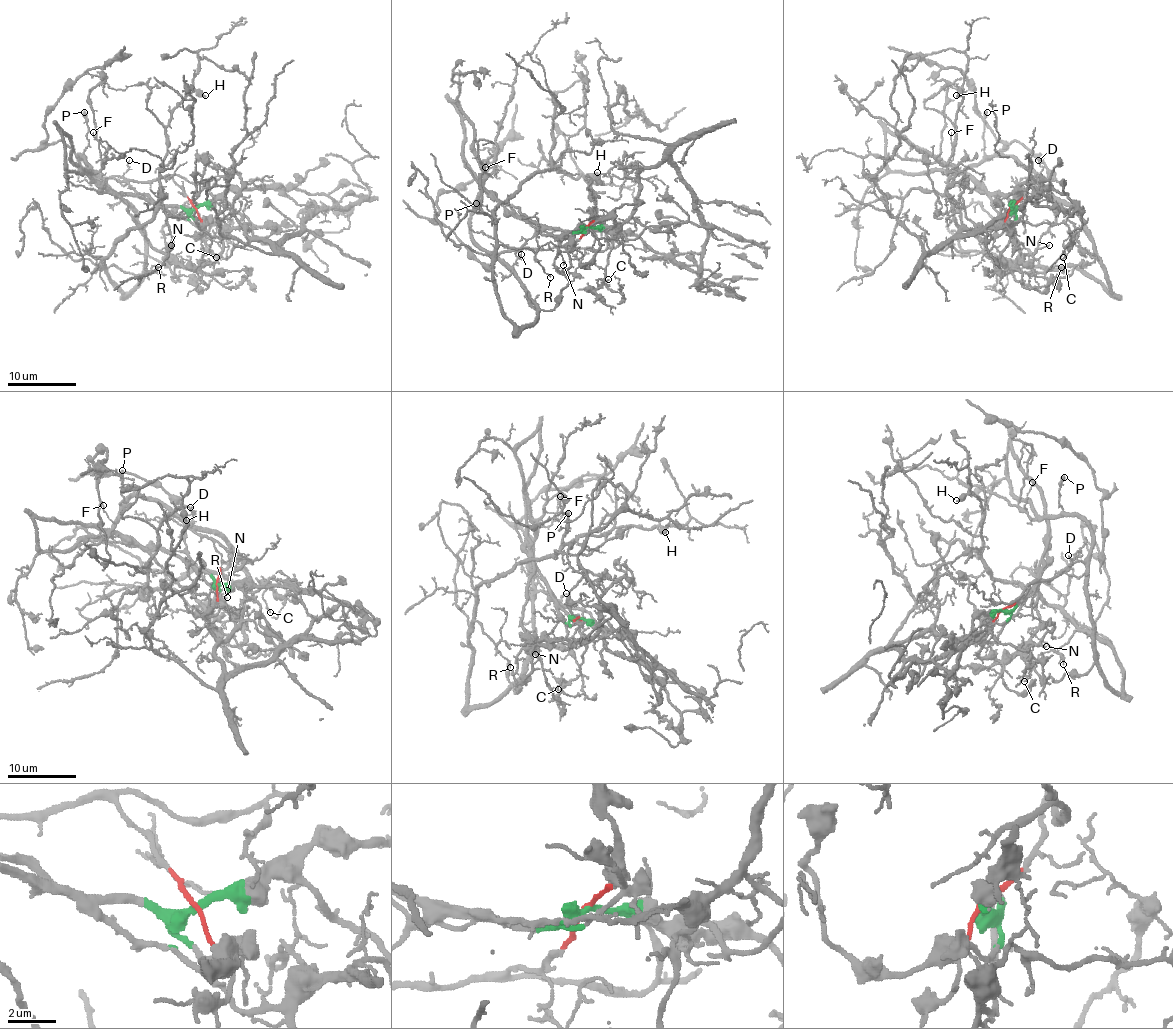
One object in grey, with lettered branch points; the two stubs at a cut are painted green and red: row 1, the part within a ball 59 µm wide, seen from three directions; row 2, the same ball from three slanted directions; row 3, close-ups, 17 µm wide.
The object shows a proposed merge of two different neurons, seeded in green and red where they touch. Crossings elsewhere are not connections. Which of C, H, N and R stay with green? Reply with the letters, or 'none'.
C, N

